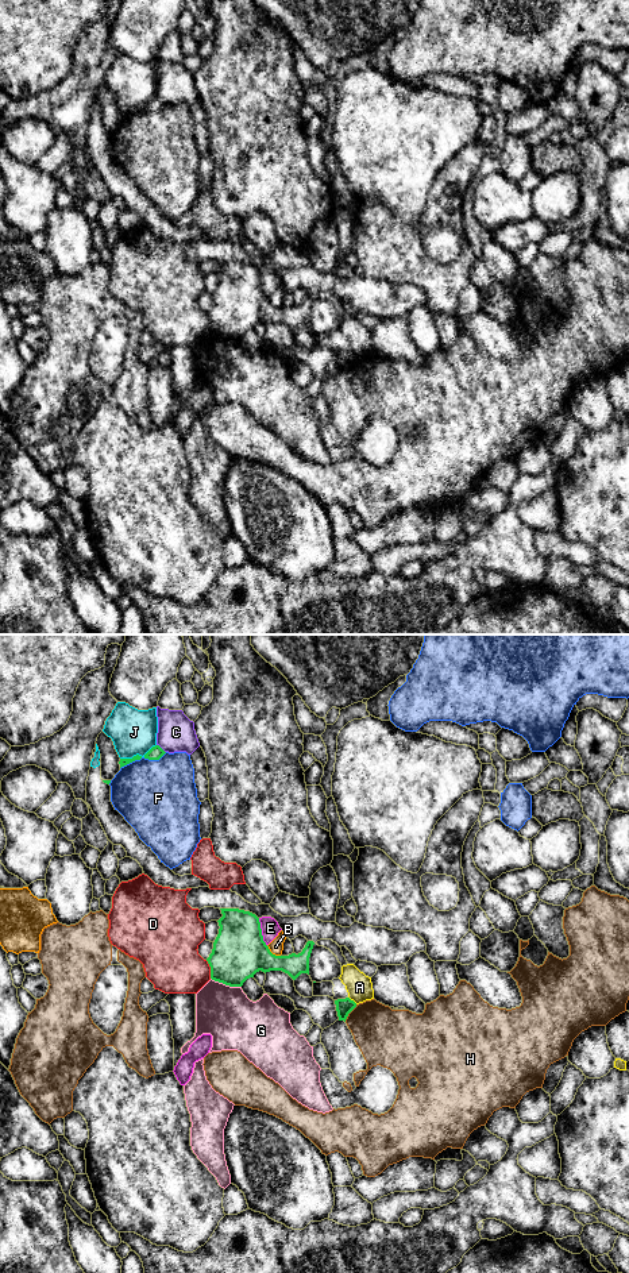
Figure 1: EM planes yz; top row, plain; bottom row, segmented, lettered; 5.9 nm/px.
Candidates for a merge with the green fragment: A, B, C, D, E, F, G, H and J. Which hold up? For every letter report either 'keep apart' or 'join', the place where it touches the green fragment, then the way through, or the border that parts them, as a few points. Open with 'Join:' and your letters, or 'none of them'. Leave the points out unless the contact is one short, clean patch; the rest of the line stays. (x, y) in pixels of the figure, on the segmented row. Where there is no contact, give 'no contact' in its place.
Join: none of them
A: keep apart; meets green in yz at (352, 1000); border along yz (348, 996), (357, 1003)
B: keep apart; meets green in yz at (271, 953); border along yz (266, 945), (273, 953), (280, 956)
C: keep apart; meets green in yz at (161, 748)
D: keep apart; meets green in yz at (211, 969)
E: keep apart; meets green in yz at (261, 932)
F: keep apart; meets green in yz at (145, 757)
G: keep apart; meets green in yz at (226, 984); border along yz (211, 978), (240, 987)
H: keep apart; meets green in yz at (350, 1011)
J: keep apart; meets green in yz at (138, 755)

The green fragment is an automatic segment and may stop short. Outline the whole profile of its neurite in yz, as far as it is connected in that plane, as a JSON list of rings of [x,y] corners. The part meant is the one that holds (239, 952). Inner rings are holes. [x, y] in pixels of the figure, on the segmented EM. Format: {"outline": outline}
{"outline": [[[220,909],[223,917],[219,922],[219,934],[213,942],[213,949],[207,958],[211,967],[211,979],[229,987],[242,987],[243,983],[254,977],[259,971],[282,971],[296,980],[301,973],[309,975],[309,957],[314,942],[308,941],[301,953],[289,956],[275,956],[263,941],[259,918],[239,909]]]}

